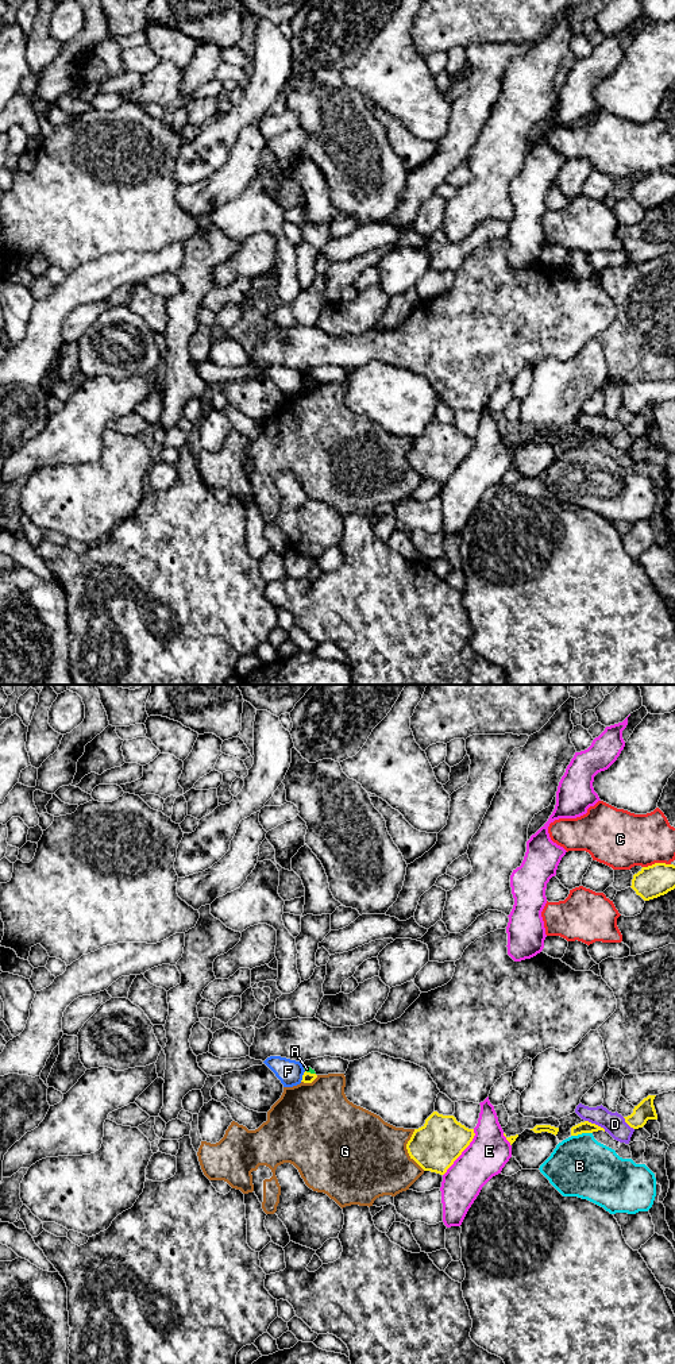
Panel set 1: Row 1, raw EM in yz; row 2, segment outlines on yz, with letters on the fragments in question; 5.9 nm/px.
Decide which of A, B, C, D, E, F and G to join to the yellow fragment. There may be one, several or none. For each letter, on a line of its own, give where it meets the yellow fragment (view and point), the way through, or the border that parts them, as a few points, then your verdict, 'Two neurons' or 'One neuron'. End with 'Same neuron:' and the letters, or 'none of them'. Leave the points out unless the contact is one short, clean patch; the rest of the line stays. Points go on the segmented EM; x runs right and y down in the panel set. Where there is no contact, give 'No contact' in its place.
A: Touches yellow at yz (309, 1072). Boundary: yz (305, 1070), (315, 1074). Two neurons
B: Touches yellow at yz (581, 1133). Boundary: yz (591, 1132), (571, 1136). Two neurons
C: Touches yellow at yz (656, 863). Two neurons
D: Touches yellow at yz (594, 1124). Two neurons
E: Touches yellow at yz (462, 1151). Boundary: yz (474, 1129), (474, 1137), (470, 1144), (443, 1175). Two neurons
F: Touches yellow at yz (303, 1077). Boundary: yz (305, 1071), (300, 1081). Two neurons
G: Touches yellow at yz (407, 1148). Two neurons
Same neuron: none of them

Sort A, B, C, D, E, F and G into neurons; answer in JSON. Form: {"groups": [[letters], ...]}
{"groups": [["A"], ["B"], ["C"], ["D"], ["E"], ["F"], ["G"]]}

